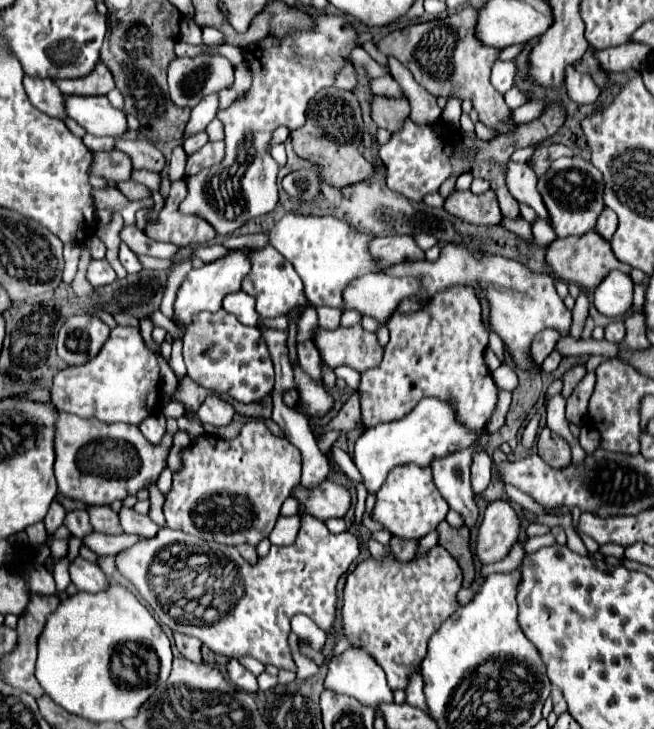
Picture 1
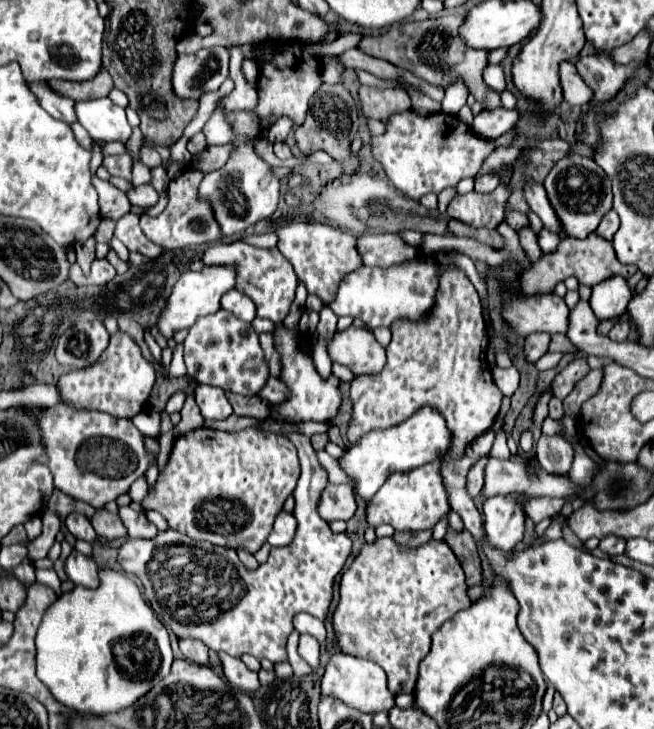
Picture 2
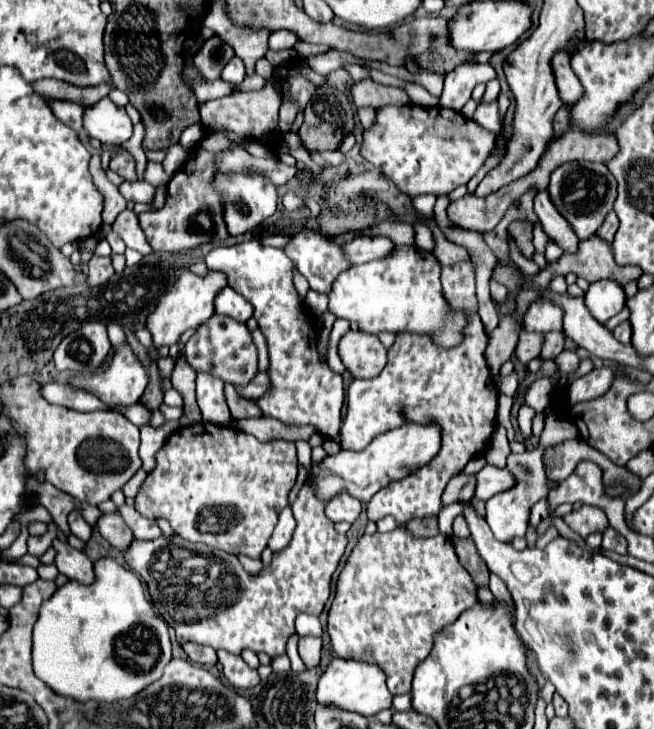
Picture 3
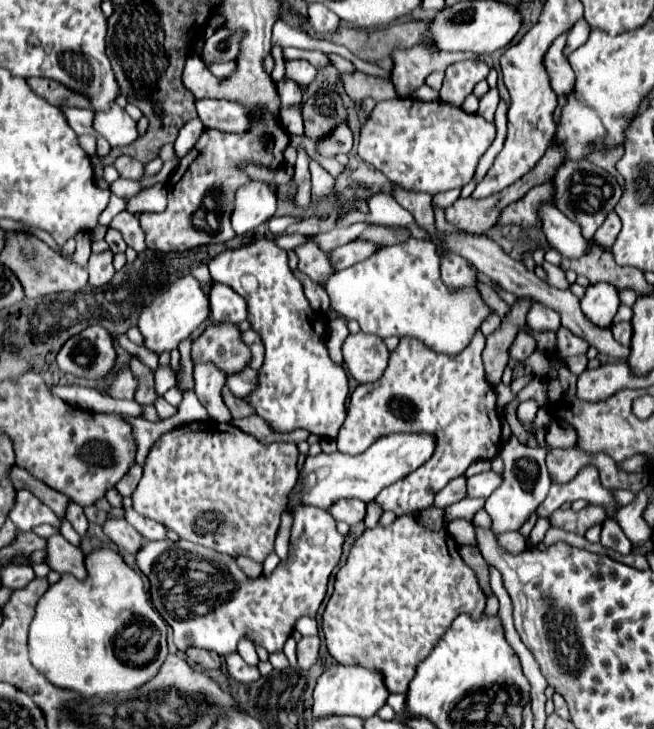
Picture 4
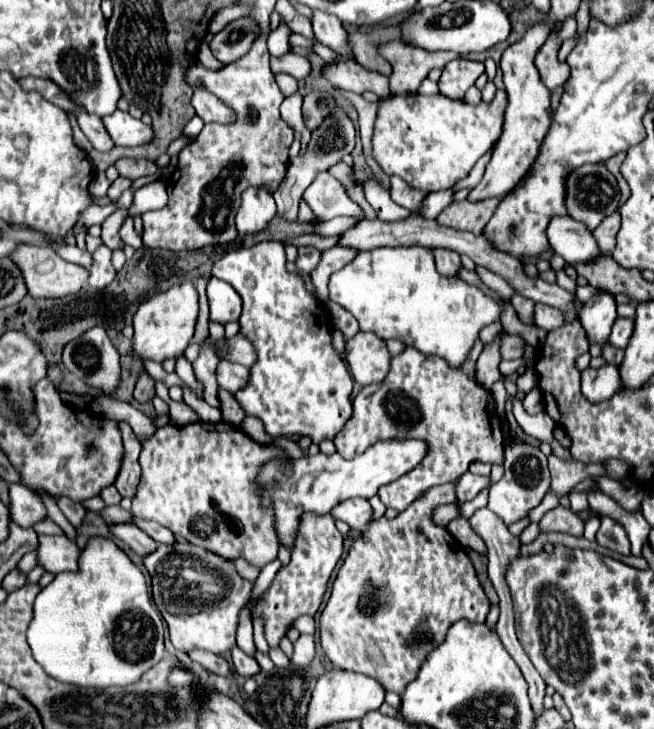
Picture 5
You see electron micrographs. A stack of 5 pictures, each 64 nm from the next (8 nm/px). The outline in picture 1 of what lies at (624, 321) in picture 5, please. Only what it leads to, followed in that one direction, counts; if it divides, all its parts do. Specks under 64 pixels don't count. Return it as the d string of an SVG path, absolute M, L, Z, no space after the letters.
M616 320L616 322L610 322L608 326L606 326L606 340L608 342L622 342L624 340L624 336L626 336L626 326L624 326L624 322L622 320Z

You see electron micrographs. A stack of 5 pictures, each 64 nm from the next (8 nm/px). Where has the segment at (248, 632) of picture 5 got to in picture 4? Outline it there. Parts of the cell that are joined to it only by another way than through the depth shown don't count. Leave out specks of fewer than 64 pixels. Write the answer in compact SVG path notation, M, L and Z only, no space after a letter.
M242 638L240 640L240 644L238 644L238 654L248 662L248 664L252 664L252 666L256 666L258 664L258 654L256 654L256 648L254 648L254 644L252 644L252 640L250 638Z

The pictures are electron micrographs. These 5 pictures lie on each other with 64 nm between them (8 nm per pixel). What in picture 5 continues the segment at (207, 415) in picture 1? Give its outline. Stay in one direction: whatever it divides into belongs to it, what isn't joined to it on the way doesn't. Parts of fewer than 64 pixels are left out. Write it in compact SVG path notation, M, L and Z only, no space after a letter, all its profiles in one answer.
M208 338L204 342L200 342L200 354L198 358L192 362L194 366L194 372L198 376L198 380L204 384L204 400L210 404L210 406L216 406L220 408L218 404L218 396L216 396L216 390L218 390L218 384L216 384L216 376L214 376L214 370L216 370L216 364L218 364L218 358L216 358L216 350L212 346L212 342L208 342Z

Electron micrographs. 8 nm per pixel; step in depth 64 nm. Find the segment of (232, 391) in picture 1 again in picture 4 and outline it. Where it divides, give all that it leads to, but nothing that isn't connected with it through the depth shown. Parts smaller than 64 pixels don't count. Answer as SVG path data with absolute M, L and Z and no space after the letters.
M234 324L208 326L192 344L192 362L214 362L224 374L238 372L248 364L248 348L240 344L240 332Z

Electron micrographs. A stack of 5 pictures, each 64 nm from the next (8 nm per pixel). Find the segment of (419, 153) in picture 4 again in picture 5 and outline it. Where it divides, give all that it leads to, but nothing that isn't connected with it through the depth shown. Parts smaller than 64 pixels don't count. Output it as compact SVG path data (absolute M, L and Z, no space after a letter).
M496 90L494 100L468 104L444 94L394 94L382 102L372 136L372 150L386 174L400 176L408 186L424 194L448 190L464 178L472 166L498 140L504 124L508 94Z

